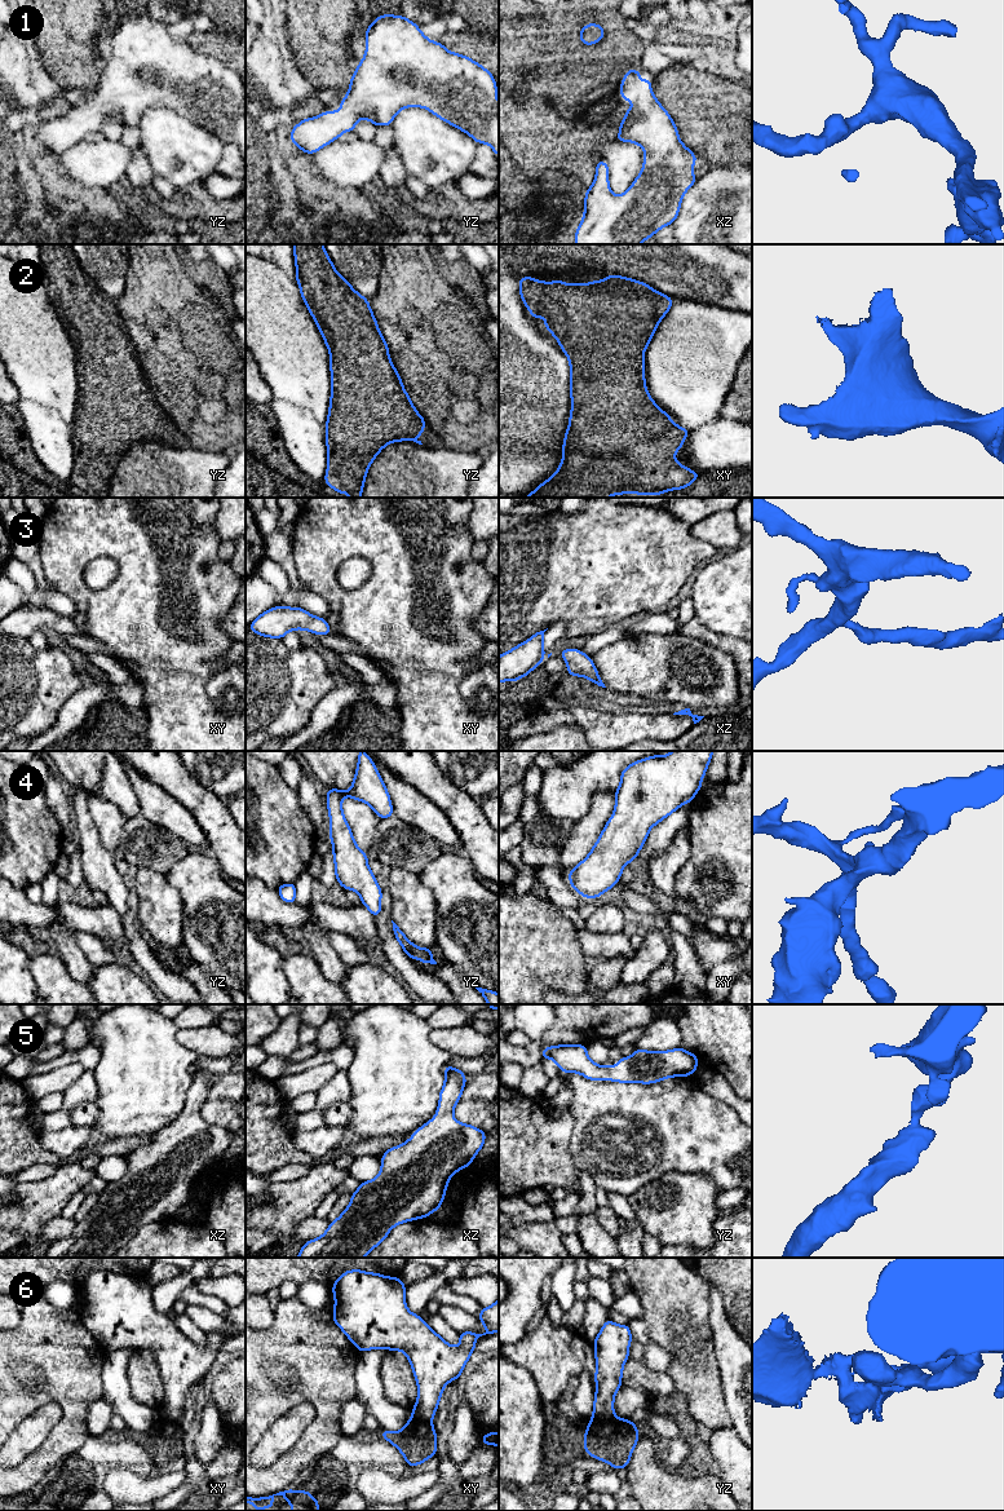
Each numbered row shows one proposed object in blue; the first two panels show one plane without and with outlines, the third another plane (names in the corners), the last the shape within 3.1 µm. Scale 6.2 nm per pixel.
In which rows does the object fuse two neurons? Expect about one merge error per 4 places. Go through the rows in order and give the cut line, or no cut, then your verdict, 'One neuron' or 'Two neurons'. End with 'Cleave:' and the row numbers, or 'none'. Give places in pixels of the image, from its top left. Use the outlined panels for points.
1: No split. One neuron
2: No split. One neuron
3: No split. One neuron
4: No split. One neuron
5: No split. One neuron
6: Split along yz (614, 1415), (592, 1418). Two neurons
Cleave: 6

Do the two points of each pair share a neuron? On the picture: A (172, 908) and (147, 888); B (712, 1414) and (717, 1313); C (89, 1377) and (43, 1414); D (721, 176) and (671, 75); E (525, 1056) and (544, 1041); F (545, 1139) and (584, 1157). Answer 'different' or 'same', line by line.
A: same
B: different
C: different
D: different
E: same
F: different

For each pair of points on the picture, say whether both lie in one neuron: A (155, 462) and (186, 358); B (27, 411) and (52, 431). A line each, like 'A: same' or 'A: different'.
A: different
B: same

